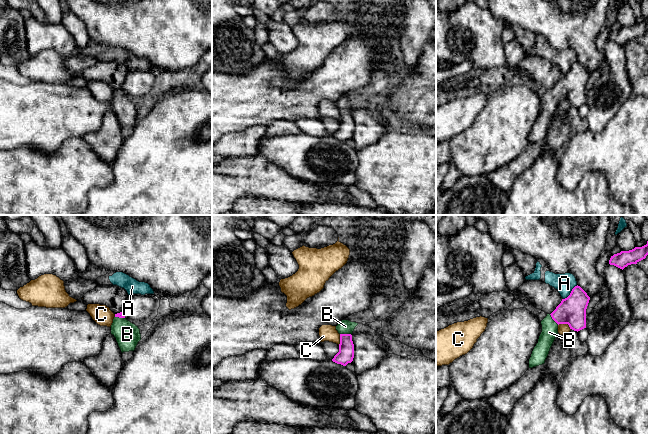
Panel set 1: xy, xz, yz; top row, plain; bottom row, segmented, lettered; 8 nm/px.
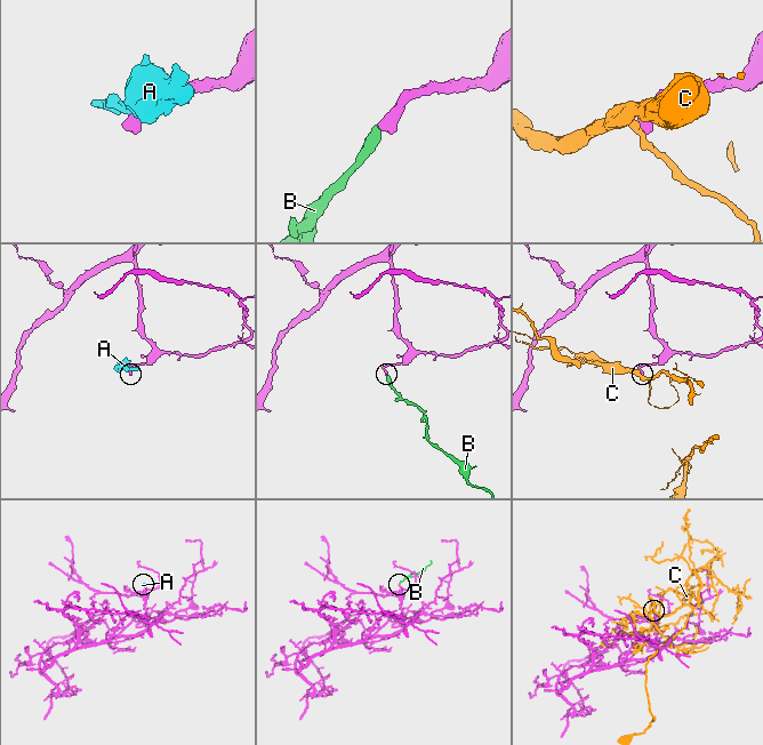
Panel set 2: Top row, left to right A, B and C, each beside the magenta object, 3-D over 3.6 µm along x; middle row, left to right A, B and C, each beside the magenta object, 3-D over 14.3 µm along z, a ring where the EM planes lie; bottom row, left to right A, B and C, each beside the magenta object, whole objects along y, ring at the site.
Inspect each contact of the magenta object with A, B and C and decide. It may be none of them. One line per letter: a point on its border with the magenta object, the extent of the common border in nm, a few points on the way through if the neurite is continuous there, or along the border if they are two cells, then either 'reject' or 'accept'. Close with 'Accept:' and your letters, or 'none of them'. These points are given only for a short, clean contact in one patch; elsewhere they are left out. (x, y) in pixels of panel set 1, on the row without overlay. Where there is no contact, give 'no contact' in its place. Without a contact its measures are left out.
A: meets magenta in yz at (571, 68); contact 170 nm long; reject
B: meets magenta in xz at (346, 110); contact 100 nm long; runs through xz (345, 131), (346, 110), (345, 102); accept
C: meets magenta in yz at (565, 99); contact 110 nm long; border along yz (558, 100), (567, 100), (570, 105); reject
Accept: B

